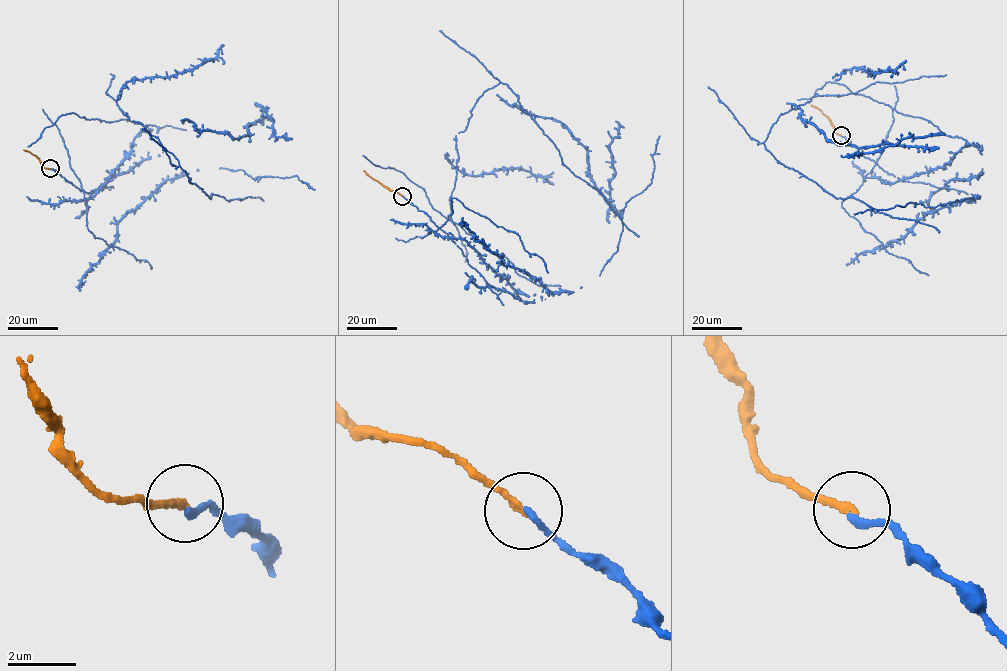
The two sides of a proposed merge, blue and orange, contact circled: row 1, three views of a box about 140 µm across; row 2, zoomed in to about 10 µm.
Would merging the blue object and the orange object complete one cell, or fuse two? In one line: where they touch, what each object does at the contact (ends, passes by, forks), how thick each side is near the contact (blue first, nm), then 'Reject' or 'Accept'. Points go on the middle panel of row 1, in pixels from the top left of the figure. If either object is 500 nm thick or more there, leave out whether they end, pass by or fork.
Place: (402, 196). At the ring blue ends. At the ring orange ends. Thickness 200 nm (blue) against 180 nm. Accept

